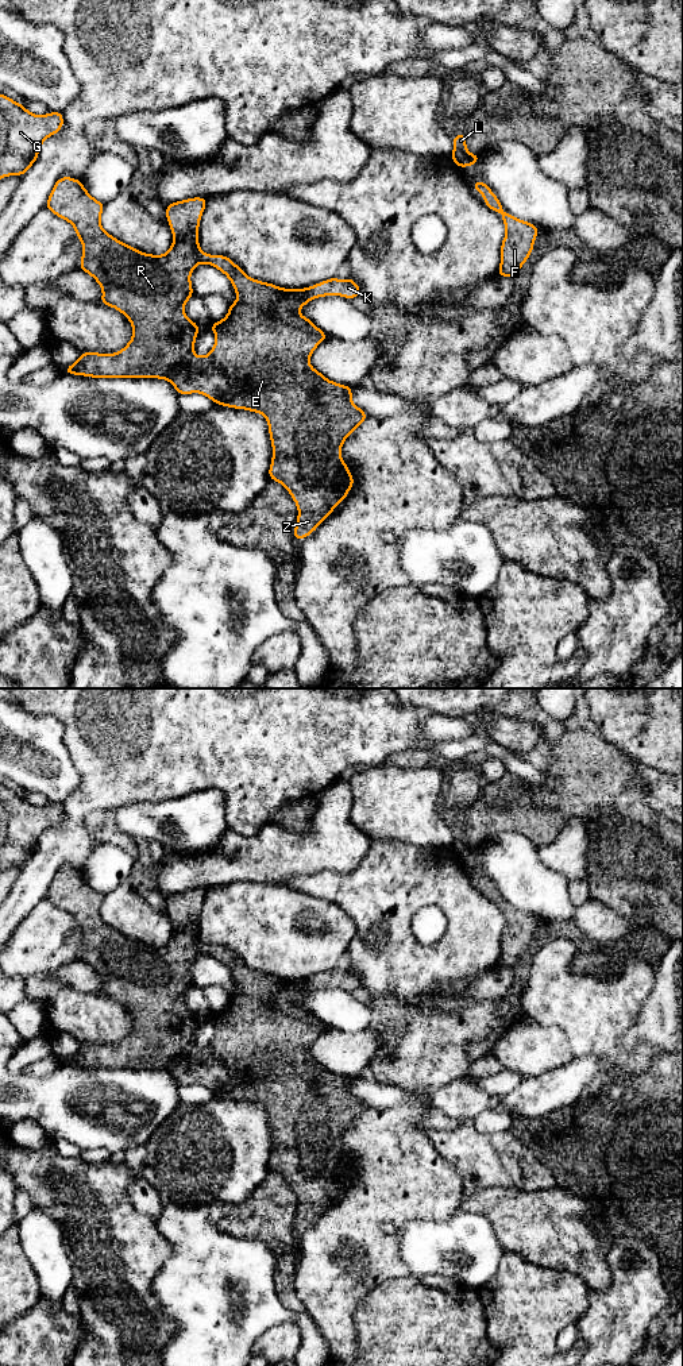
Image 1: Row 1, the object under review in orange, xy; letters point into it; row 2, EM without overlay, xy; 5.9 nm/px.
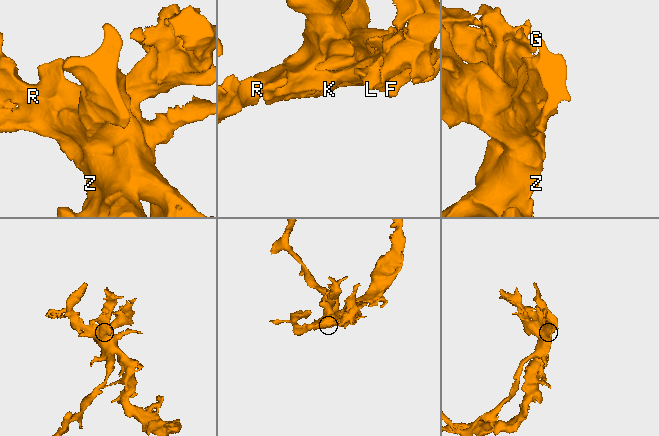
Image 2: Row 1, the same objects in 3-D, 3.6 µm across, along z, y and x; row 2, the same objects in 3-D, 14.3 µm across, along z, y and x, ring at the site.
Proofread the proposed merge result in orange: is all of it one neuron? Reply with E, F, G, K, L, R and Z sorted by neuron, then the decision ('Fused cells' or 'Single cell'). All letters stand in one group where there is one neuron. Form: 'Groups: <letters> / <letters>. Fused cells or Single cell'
Groups: E F G K L R Z. Single cell

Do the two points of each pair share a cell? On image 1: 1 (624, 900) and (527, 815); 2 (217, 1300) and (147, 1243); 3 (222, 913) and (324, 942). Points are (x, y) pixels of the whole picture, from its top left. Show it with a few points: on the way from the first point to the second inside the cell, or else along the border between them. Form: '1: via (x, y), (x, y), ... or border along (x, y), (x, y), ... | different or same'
1: via (624, 861), (624, 838), (594, 809), (566, 809) | same
2: border along (158, 1228), (170, 1243), (172, 1254), (151, 1288) | different
3: via (247, 918), (266, 923), (276, 930), (298, 936) | same

